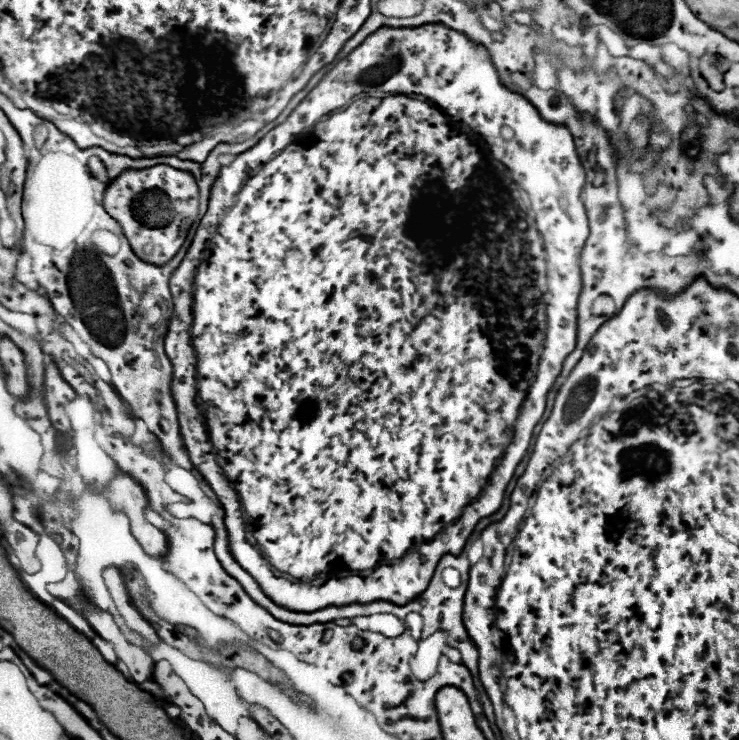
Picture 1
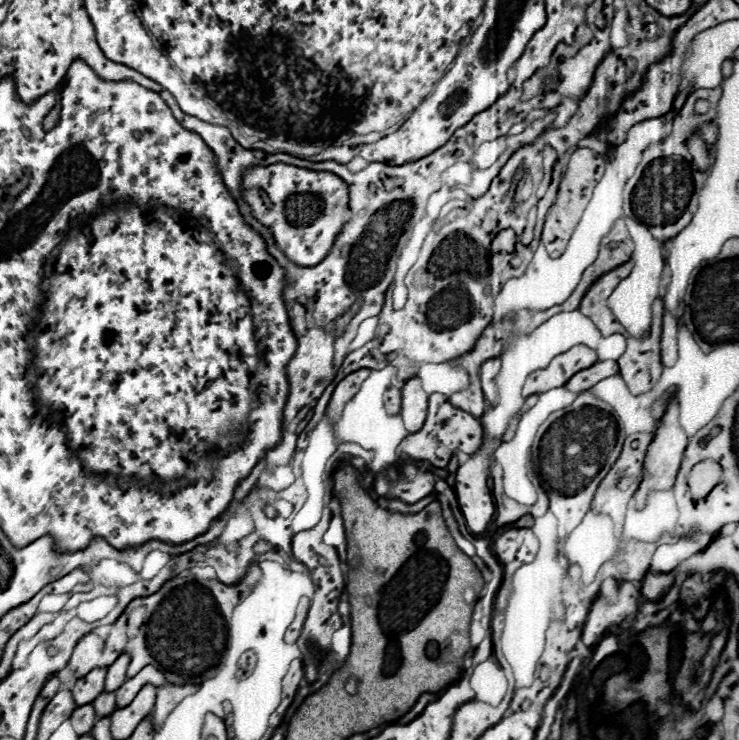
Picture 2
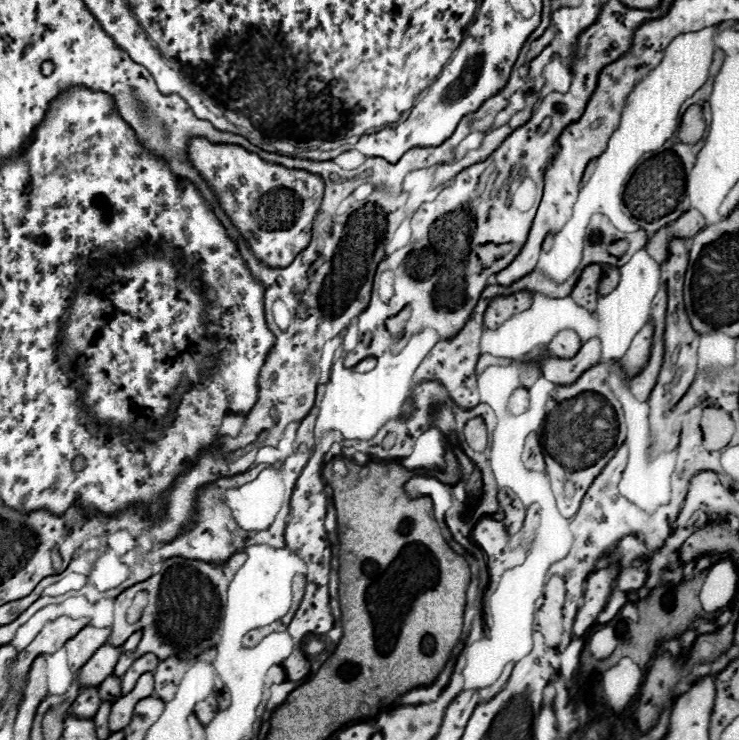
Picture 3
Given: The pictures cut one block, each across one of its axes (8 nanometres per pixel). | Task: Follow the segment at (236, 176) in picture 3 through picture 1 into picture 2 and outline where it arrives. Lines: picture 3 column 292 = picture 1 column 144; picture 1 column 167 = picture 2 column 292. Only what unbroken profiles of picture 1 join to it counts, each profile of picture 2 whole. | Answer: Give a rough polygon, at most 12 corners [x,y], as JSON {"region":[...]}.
{"region":[[248,166],[242,198],[298,266],[350,216],[336,174]]}

